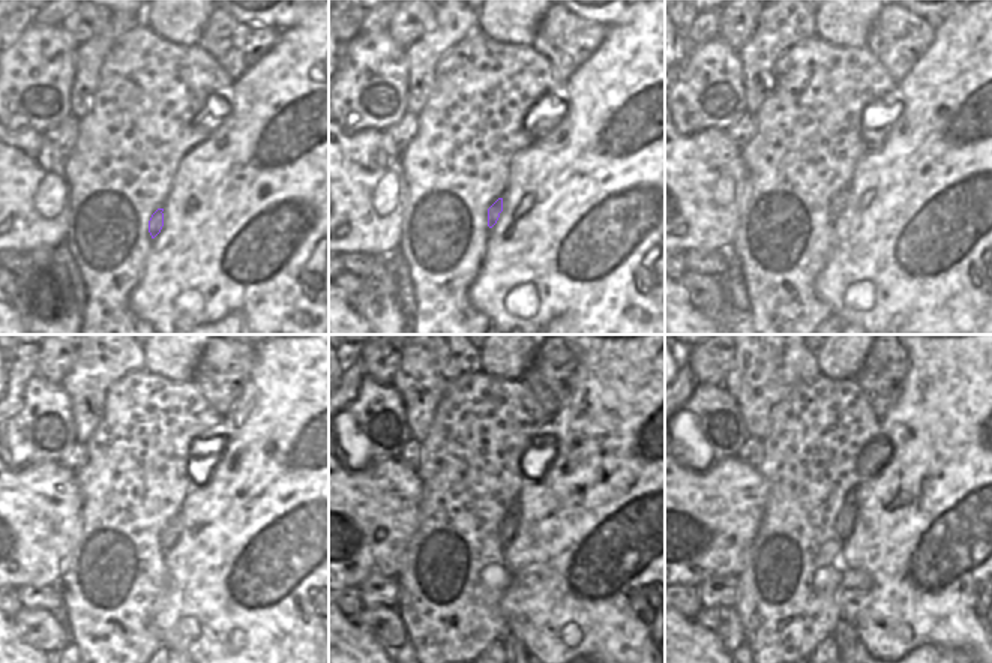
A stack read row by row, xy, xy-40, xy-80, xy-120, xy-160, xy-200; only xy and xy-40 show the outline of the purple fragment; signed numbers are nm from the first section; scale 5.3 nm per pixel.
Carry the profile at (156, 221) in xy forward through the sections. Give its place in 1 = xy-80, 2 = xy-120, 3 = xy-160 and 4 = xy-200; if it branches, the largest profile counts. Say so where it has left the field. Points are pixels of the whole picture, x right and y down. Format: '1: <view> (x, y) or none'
1: xy-80 (841, 198)
2: xy-120 (173, 528)
3: xy-160 (509, 524)
4: xy-200 (845, 519)

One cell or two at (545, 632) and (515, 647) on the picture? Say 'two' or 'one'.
two

